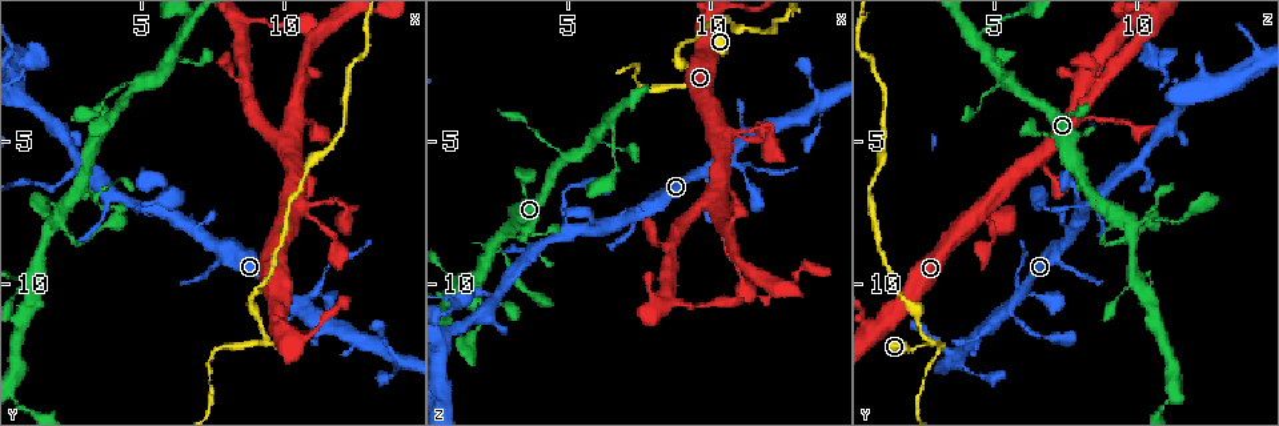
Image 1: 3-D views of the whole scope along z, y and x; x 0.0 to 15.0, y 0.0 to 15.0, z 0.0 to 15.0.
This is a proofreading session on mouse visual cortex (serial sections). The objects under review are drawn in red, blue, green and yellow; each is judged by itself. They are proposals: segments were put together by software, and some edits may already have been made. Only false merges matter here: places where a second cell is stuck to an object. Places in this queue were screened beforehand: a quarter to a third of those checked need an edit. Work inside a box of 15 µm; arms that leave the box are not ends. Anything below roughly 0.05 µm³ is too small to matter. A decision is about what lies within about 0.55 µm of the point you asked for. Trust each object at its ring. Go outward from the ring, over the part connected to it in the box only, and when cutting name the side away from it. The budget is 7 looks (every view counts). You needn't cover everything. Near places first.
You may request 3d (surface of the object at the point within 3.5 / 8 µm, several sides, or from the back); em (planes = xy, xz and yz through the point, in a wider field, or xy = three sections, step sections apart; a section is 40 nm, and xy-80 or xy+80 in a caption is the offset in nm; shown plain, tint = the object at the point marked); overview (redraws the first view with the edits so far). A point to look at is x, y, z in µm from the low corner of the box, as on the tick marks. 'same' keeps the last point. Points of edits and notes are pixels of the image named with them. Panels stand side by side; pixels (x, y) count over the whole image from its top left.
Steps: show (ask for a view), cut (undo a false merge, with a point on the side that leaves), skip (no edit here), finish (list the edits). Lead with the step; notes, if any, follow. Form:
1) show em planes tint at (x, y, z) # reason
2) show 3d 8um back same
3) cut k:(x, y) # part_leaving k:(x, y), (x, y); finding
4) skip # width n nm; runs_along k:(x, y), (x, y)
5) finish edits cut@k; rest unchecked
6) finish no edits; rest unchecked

show 3d 3.5um at (9.4, 12.1, 2.7) # three-way junction

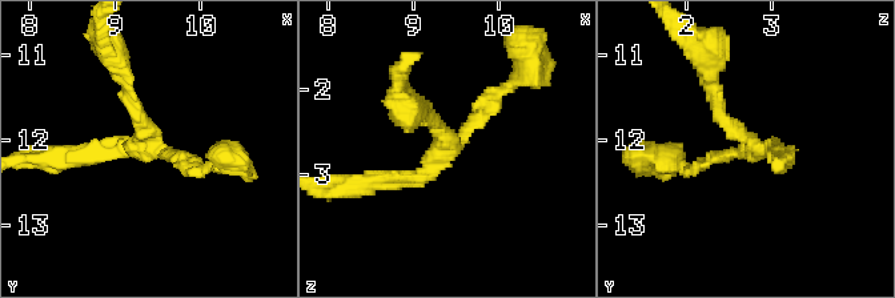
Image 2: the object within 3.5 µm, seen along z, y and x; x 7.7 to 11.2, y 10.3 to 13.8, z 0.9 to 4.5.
show em planes tint at (9.45, 12.05, 2.70) # arms 3; arm_widths 150, 150, 200 nm; need the tissue

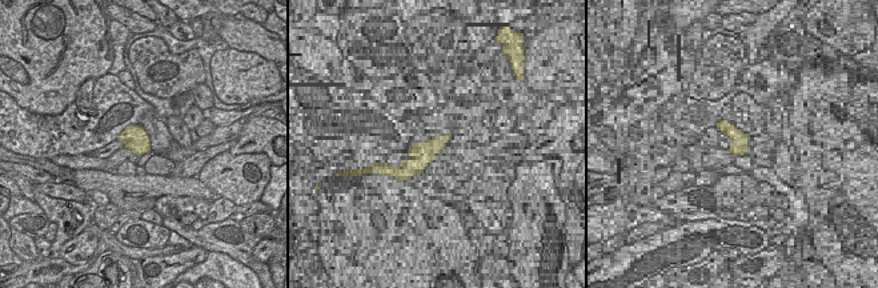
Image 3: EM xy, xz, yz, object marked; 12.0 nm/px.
skip # width 300 nm; runs_along 2:(209, 166), (152, 147), (123, 76); continuous, no second cell

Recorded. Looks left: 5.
show 3d 3.5um at (5.0, 2.9, 5.6)

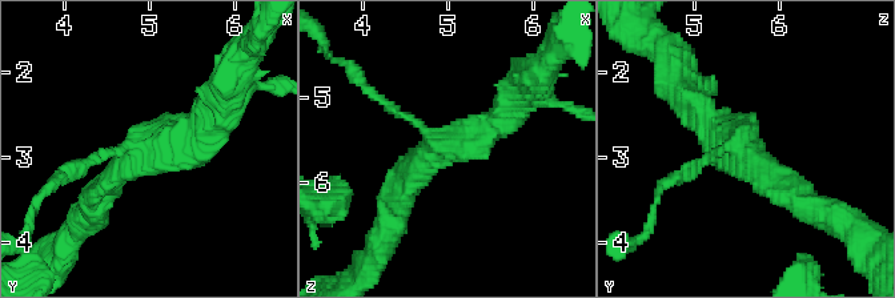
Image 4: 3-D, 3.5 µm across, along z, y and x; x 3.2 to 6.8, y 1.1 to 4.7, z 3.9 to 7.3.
show em xy step 5 tint at (4.95, 2.90, 5.55) # arms 3; arm_widths 150, 300, 400 nm

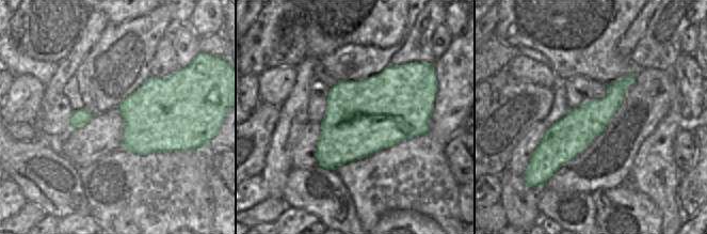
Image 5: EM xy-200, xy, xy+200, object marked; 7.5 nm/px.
cut 4:(92, 158) # part_leaving 4:(129, 145), (60, 173), (40, 202); two cells meet here

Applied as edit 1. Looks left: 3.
finish edits cut@4; rest unchecked

